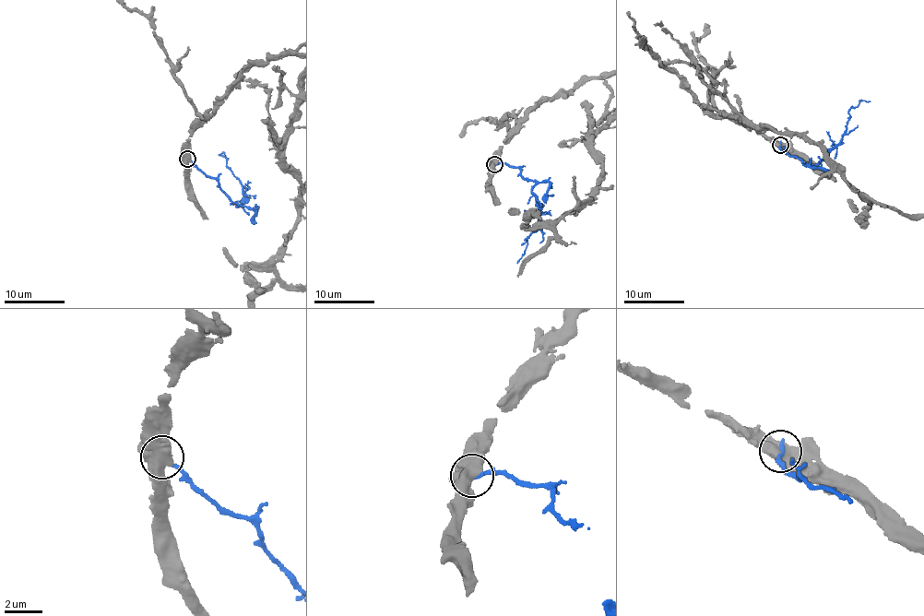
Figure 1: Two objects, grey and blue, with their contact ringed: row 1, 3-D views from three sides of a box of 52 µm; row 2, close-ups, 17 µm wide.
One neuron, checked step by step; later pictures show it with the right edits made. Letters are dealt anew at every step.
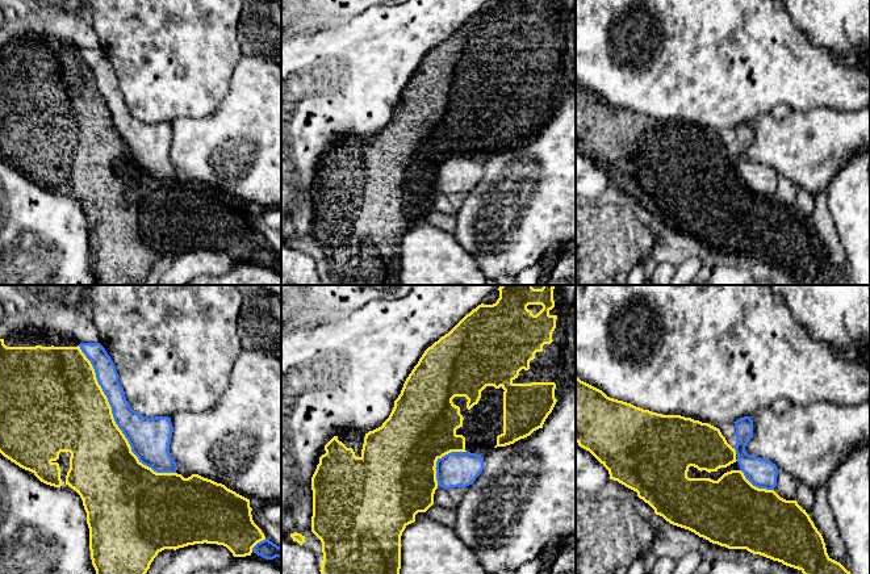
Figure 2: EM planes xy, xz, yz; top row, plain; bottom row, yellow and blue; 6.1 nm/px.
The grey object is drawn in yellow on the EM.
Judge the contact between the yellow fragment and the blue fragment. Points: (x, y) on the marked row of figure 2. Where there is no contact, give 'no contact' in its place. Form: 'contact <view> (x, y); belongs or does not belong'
contact xy (113, 420); does not belong

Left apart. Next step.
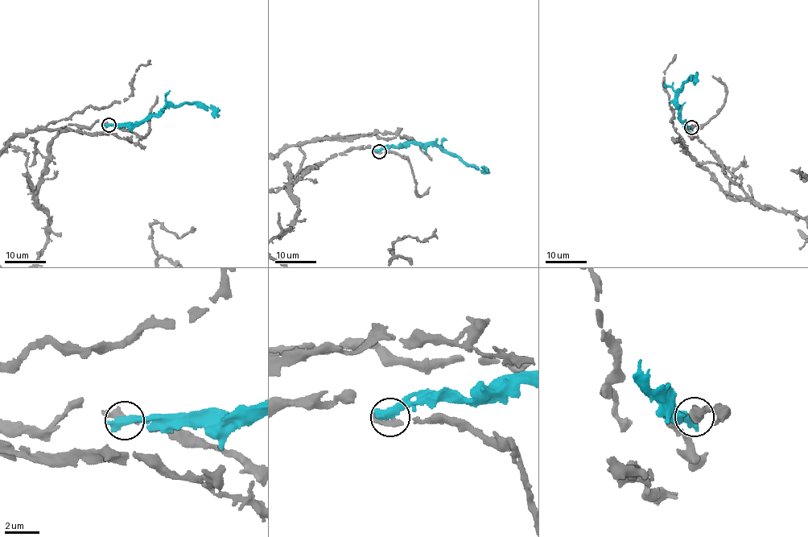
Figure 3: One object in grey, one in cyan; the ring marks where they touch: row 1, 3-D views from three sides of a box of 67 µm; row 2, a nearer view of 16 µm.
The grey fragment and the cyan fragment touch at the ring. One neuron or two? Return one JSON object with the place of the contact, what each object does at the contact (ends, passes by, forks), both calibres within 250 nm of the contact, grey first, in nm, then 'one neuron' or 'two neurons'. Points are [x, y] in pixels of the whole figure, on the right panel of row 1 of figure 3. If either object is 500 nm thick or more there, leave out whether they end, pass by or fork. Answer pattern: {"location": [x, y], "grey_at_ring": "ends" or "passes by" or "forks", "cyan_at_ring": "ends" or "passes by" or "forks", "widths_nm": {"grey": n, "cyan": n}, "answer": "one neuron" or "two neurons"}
{"location": [691, 127], "widths_nm": {"grey": 320, "cyan": 600}, "answer": "two neurons"}

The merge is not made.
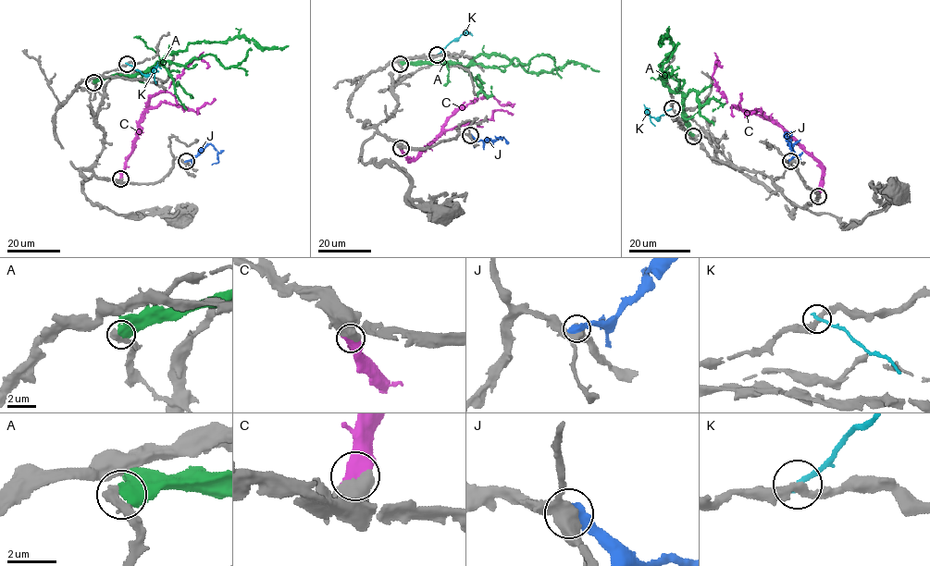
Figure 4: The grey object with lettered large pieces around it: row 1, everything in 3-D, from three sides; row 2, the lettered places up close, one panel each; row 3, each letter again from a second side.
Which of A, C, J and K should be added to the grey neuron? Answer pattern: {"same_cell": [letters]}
{"same_cell": ["C"]}

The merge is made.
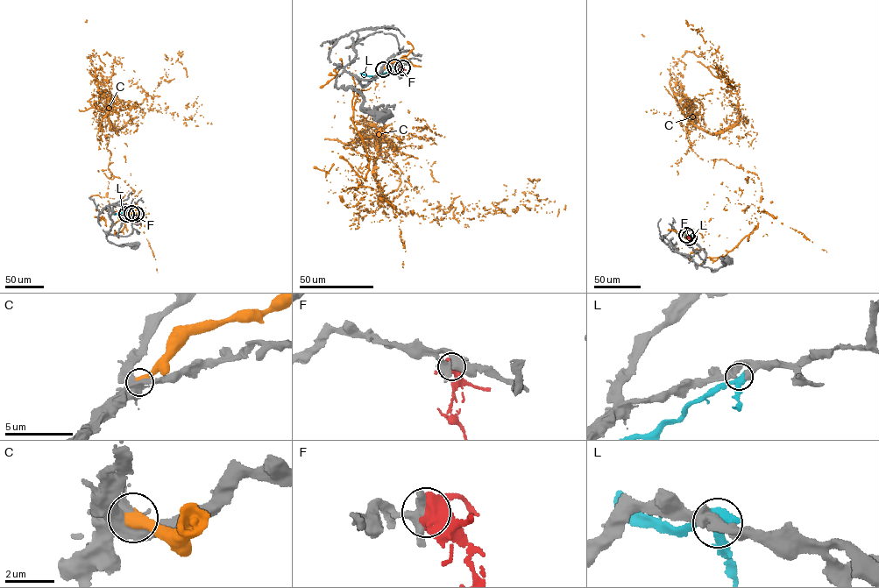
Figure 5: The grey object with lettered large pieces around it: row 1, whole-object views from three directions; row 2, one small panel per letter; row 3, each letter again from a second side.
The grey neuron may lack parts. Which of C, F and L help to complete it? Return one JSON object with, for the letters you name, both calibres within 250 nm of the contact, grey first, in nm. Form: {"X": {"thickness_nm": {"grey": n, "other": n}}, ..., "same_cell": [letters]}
{"same_cell": []}

